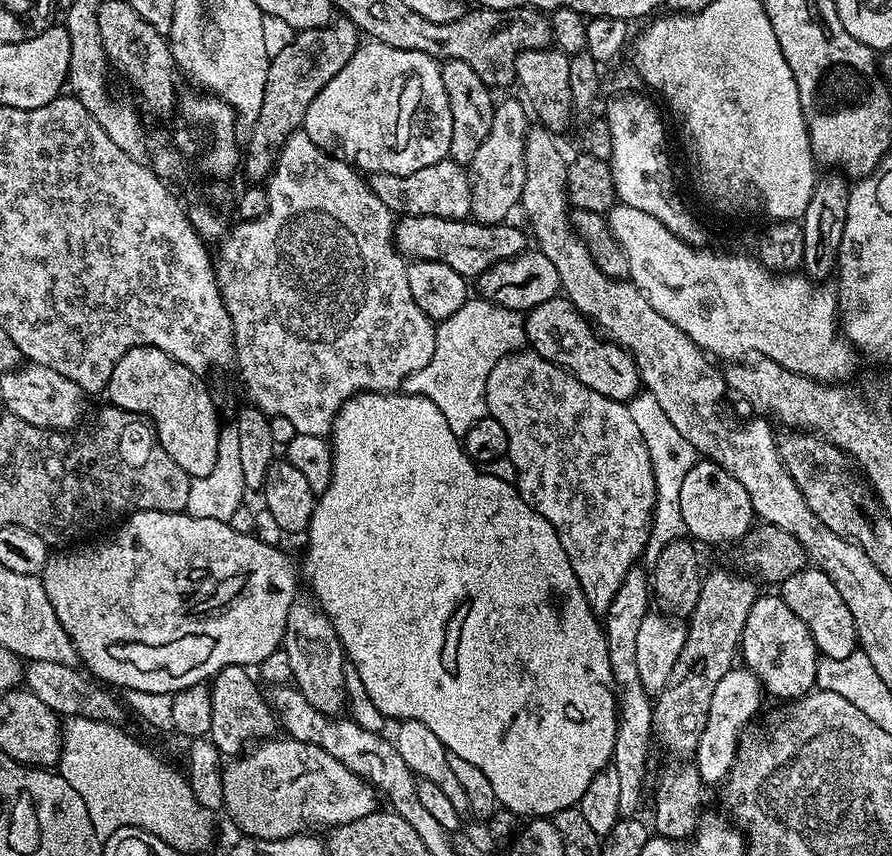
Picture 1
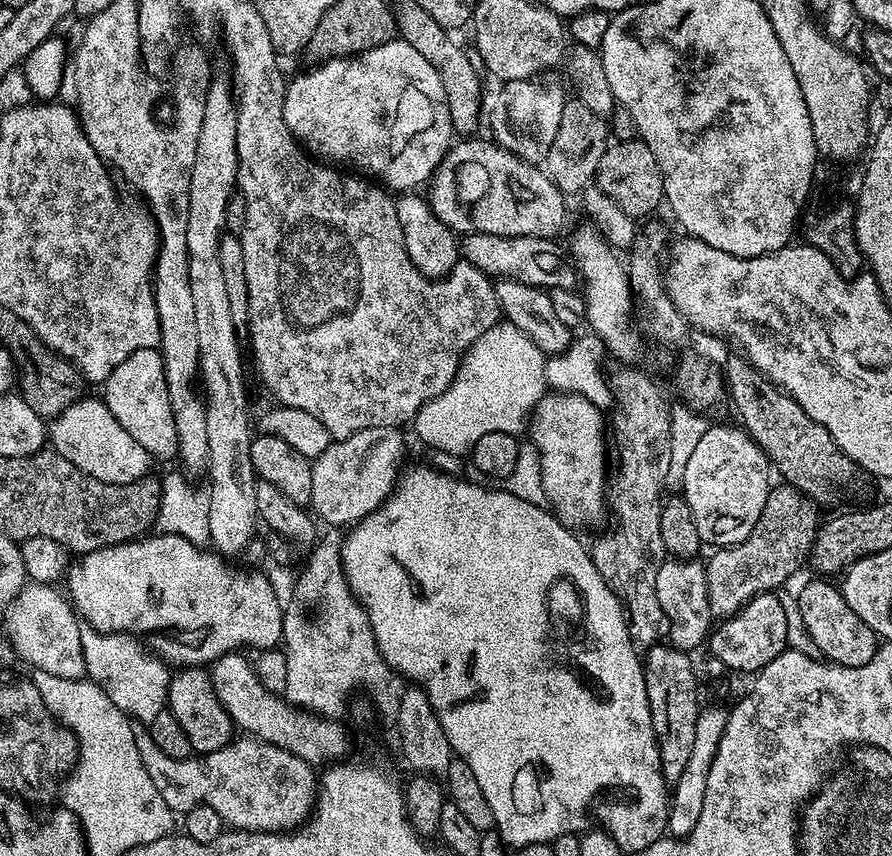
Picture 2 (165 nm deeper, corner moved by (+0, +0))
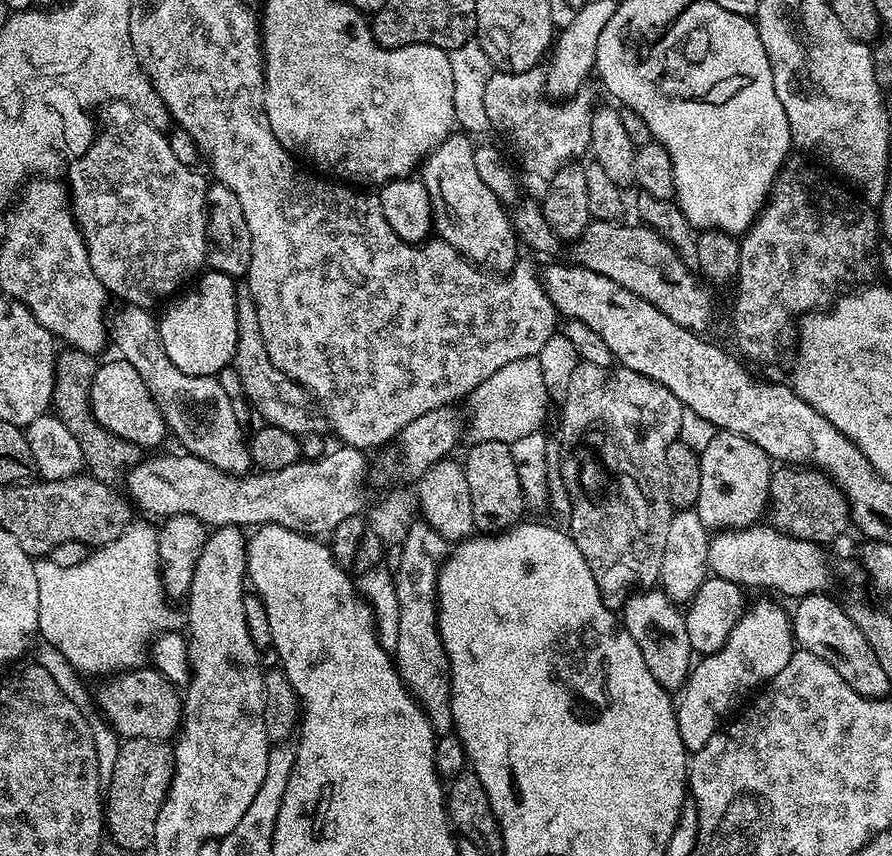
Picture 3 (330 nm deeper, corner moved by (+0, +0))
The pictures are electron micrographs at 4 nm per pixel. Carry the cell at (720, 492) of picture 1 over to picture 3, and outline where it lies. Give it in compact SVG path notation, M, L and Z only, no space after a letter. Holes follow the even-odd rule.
M717 431L710 446L699 453L701 489L694 509L709 530L748 528L765 515L769 507L768 491L774 471L773 461L750 438L733 432Z

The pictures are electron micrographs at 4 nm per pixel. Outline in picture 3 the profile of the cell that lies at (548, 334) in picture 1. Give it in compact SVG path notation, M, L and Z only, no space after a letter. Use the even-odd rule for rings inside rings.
M468 134L447 136L424 159L418 178L430 196L435 235L454 246L454 250L461 252L473 264L493 274L507 274L517 261L516 229L512 227L505 205L478 175L474 166L476 148L472 140L473 137Z

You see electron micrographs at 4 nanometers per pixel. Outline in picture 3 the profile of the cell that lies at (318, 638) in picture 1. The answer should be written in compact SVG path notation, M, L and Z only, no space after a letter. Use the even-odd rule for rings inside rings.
M121 307L116 321L110 324L110 340L118 351L119 359L125 360L146 382L150 398L158 406L164 419L165 429L180 439L185 453L196 456L202 462L210 462L218 470L231 476L247 476L253 471L252 455L248 449L246 432L240 429L240 416L228 397L228 392L213 376L187 376L174 366L163 349L159 336L157 317L147 308Z

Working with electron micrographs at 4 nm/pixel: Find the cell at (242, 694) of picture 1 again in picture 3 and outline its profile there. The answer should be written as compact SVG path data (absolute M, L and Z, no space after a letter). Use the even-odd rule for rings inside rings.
M141 666L132 671L109 675L104 685L94 692L94 700L100 703L104 711L103 719L116 731L121 738L148 738L157 742L168 742L179 733L180 721L184 719L184 706L177 685L171 684L161 672L151 666Z

